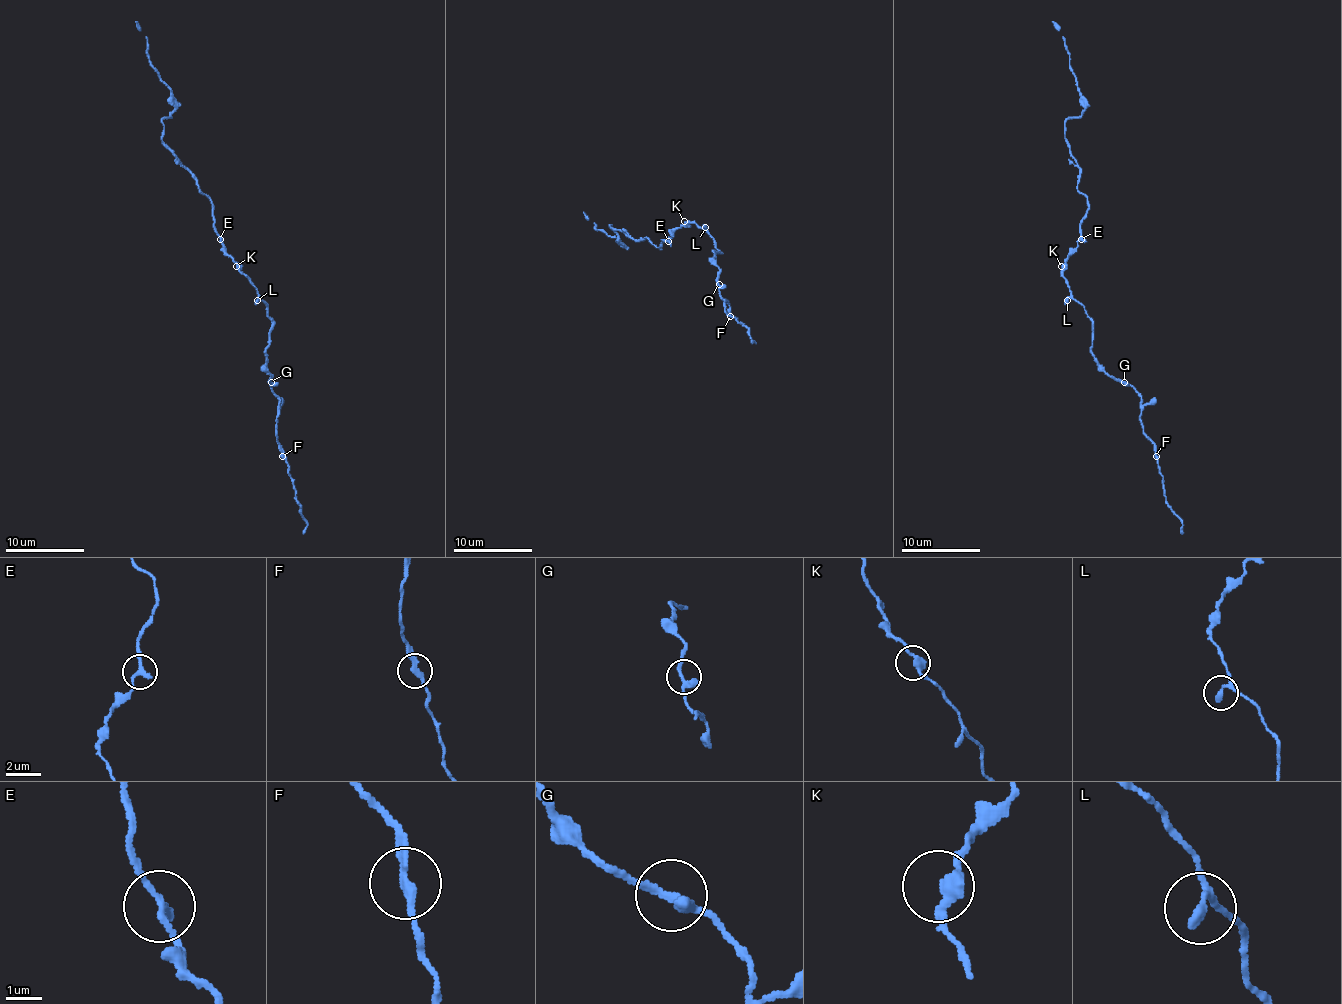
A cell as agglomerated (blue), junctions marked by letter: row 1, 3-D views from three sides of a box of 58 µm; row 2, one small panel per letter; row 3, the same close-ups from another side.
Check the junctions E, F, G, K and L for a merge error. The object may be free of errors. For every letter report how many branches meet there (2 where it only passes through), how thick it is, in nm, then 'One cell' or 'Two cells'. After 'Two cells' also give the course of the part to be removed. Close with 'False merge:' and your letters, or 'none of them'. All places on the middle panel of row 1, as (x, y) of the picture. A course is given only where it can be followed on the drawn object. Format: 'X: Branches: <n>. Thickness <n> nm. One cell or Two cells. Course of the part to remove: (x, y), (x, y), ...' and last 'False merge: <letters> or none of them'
E: Branches: 2. Thickness 200 nm. One cell
F: Branches: 2. Thickness 240 nm. One cell
G: Branches: 2. Thickness 240 nm. One cell
K: Branches: 2. Thickness 320 nm. One cell
L: Branches: 2. Thickness 240 nm. One cell
False merge: none of them

